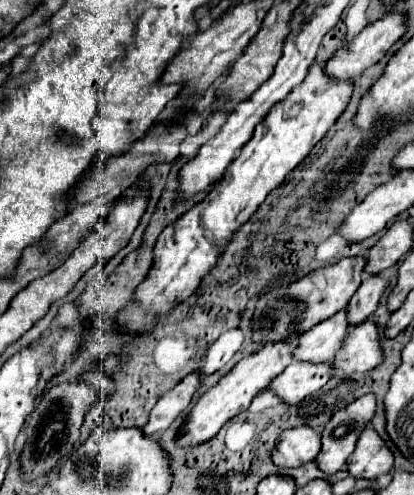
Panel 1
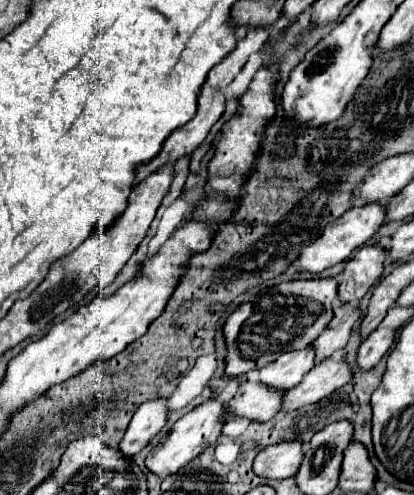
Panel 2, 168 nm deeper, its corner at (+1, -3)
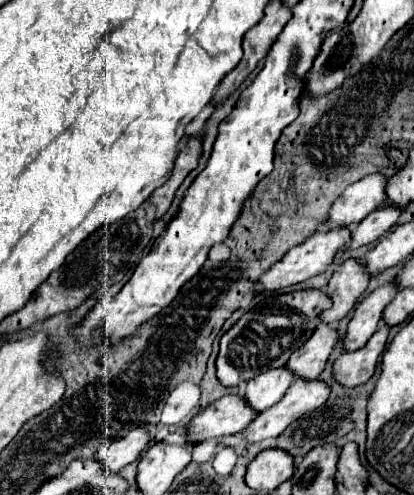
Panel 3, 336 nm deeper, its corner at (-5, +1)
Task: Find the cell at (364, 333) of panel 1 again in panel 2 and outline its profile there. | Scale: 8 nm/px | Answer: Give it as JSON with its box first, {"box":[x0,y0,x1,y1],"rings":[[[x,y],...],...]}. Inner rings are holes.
{"box":[280,357,352,415],"rings":[[[330,357],[314,365],[314,369],[310,369],[310,373],[302,379],[300,385],[284,393],[280,413],[286,415],[304,405],[318,403],[320,399],[328,397],[330,393],[346,385],[350,379],[352,379],[352,371],[348,369],[348,365]]]}

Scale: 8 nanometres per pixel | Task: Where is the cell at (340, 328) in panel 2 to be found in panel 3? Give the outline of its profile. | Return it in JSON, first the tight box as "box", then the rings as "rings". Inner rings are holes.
{"box":[288,323,340,379],"rings":[[[320,323],[316,333],[300,349],[296,349],[296,353],[292,353],[288,367],[296,373],[296,377],[316,379],[324,371],[326,361],[334,351],[338,339],[340,333],[334,325]]]}

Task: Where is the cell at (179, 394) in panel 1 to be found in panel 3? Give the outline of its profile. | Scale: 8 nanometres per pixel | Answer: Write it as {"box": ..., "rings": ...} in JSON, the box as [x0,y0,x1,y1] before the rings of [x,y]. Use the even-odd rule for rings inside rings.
{"box":[96,425,152,473],"rings":[[[146,425],[134,427],[126,437],[112,441],[108,447],[102,447],[96,457],[104,463],[108,473],[116,473],[134,459],[142,455],[142,451],[148,447],[152,439],[152,433],[146,429]]]}

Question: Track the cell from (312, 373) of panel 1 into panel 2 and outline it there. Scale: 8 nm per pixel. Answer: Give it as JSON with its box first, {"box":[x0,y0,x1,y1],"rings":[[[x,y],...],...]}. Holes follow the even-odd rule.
{"box":[226,370,282,421],"rings":[[[259,370],[249,371],[247,378],[236,391],[236,395],[226,403],[226,419],[228,417],[244,417],[250,421],[270,421],[278,415],[278,407],[282,405],[280,391],[264,387],[259,380]]]}

